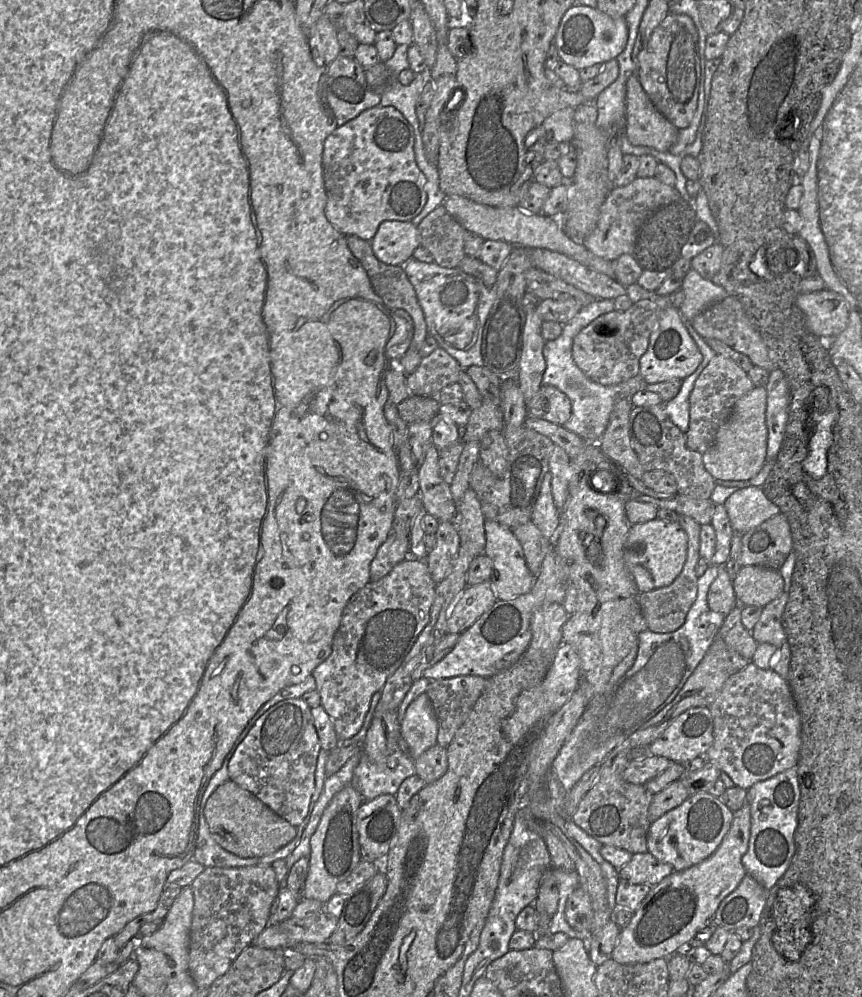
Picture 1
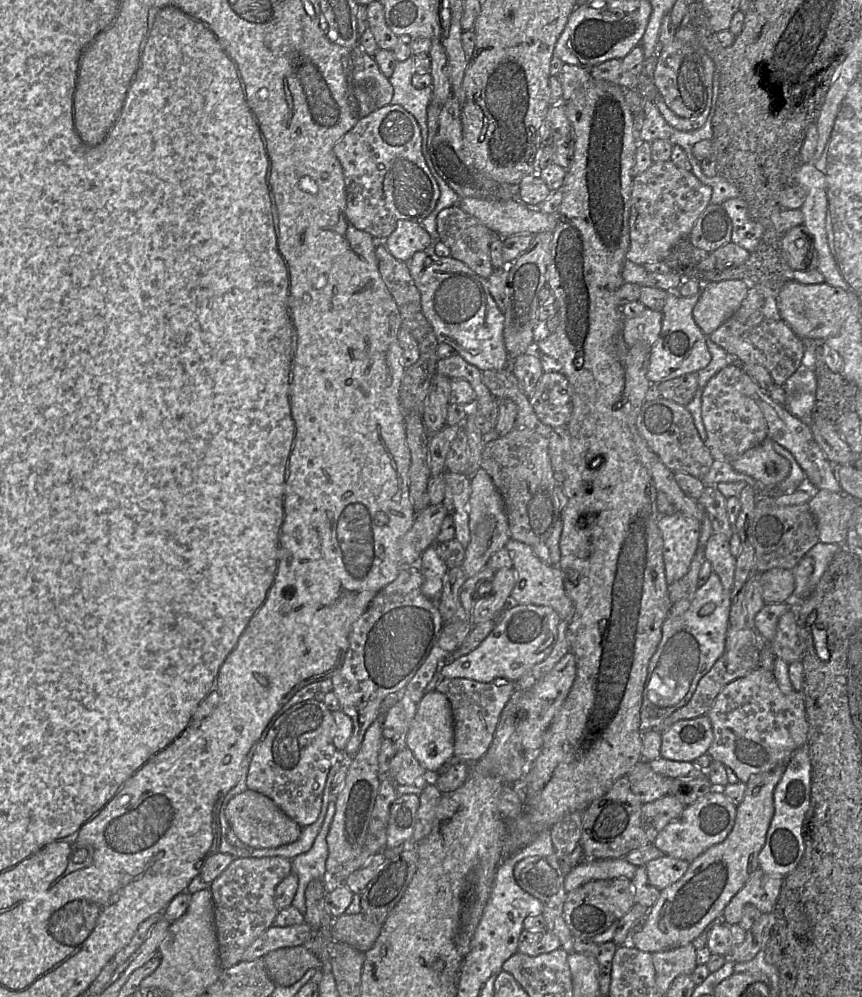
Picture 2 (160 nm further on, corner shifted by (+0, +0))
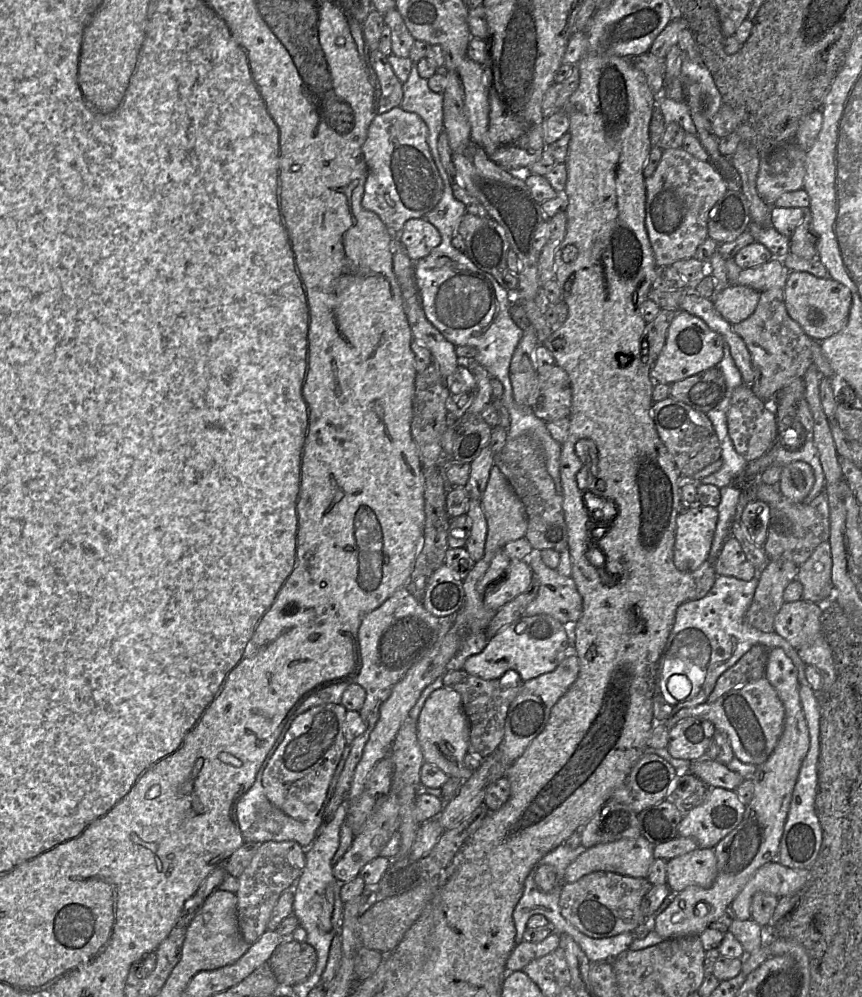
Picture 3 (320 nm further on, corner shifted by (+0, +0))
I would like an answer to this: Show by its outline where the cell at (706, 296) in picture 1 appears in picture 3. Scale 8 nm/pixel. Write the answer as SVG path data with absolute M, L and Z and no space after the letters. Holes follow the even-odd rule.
M729 285L711 299L716 311L730 324L736 324L754 312L759 294L747 286Z

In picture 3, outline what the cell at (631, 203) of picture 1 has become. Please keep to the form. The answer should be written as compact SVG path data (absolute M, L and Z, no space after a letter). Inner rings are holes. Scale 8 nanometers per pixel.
M681 147L665 149L655 172L645 178L645 227L656 266L671 266L674 262L694 257L699 245L708 237L709 212L727 192L727 181L710 161L701 161Z

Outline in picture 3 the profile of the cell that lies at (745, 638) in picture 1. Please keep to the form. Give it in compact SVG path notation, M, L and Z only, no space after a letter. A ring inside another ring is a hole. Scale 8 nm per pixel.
M780 559L769 561L762 570L758 571L759 582L751 604L745 613L745 621L748 625L763 633L774 631L774 618L785 603L783 592L790 582L796 580L798 568L794 562Z

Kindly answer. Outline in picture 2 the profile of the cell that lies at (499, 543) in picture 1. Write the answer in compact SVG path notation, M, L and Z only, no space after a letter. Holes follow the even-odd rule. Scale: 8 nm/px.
M510 539L505 548L512 559L516 582L510 600L516 604L532 604L551 607L561 620L569 621L573 614L573 602L566 593L561 570L557 566L542 562L533 552L533 548L525 543Z

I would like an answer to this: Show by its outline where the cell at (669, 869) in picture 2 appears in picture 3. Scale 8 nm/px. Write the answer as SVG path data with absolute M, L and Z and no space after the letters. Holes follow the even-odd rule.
M701 848L666 861L666 884L671 894L688 886L709 887L717 875L717 860L713 848Z

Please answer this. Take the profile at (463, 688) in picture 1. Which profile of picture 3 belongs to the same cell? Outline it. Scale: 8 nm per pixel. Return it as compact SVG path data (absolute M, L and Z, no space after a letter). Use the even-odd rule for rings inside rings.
M463 670L446 671L442 681L443 688L452 689L461 696L463 710L469 722L468 753L483 760L496 751L502 742L508 708L524 682L519 679L514 680L514 684L505 684L508 680L504 678L484 680Z

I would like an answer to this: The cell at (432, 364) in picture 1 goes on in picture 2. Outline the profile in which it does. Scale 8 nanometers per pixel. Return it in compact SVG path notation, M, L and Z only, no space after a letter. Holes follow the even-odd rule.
M454 354L437 361L436 373L450 379L460 378L466 380L473 388L476 398L490 396L489 389L484 385L481 372L477 367L466 362L460 355Z

